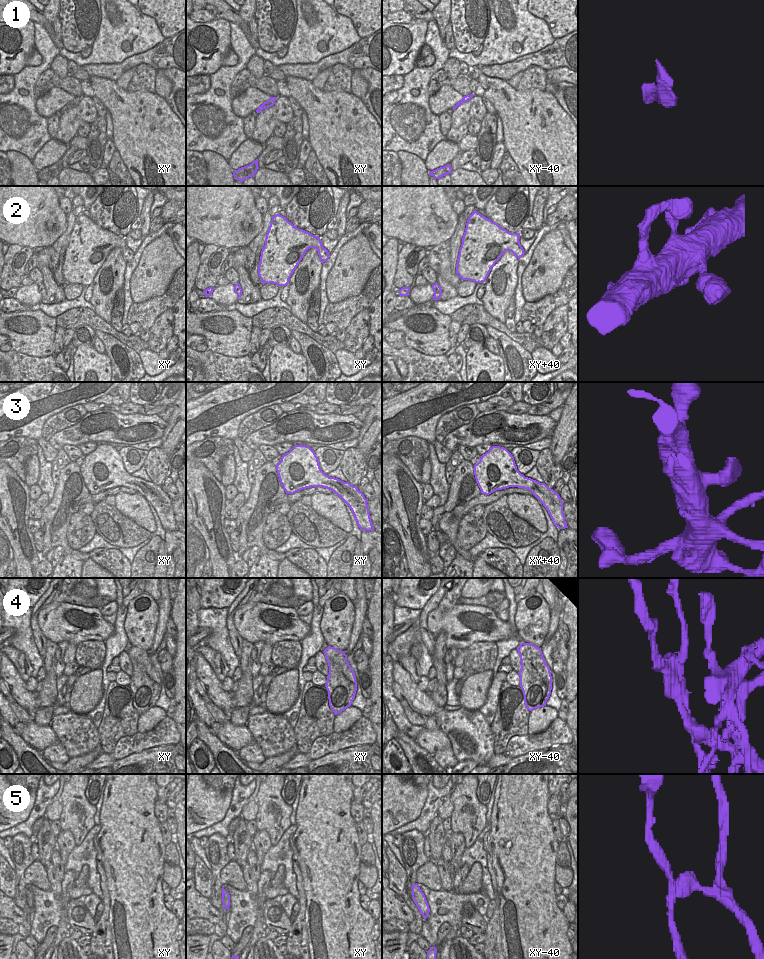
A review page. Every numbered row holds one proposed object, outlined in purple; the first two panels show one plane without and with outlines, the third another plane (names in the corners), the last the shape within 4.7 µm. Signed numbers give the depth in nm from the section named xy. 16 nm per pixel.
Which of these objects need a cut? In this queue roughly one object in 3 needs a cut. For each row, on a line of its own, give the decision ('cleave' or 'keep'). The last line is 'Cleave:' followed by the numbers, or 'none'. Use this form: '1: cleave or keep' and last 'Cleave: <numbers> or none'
1: keep
2: cleave
3: keep
4: cleave
5: cleave
Cleave: 2, 4, 5

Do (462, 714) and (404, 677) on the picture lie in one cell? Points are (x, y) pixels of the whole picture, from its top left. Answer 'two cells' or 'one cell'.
one cell

